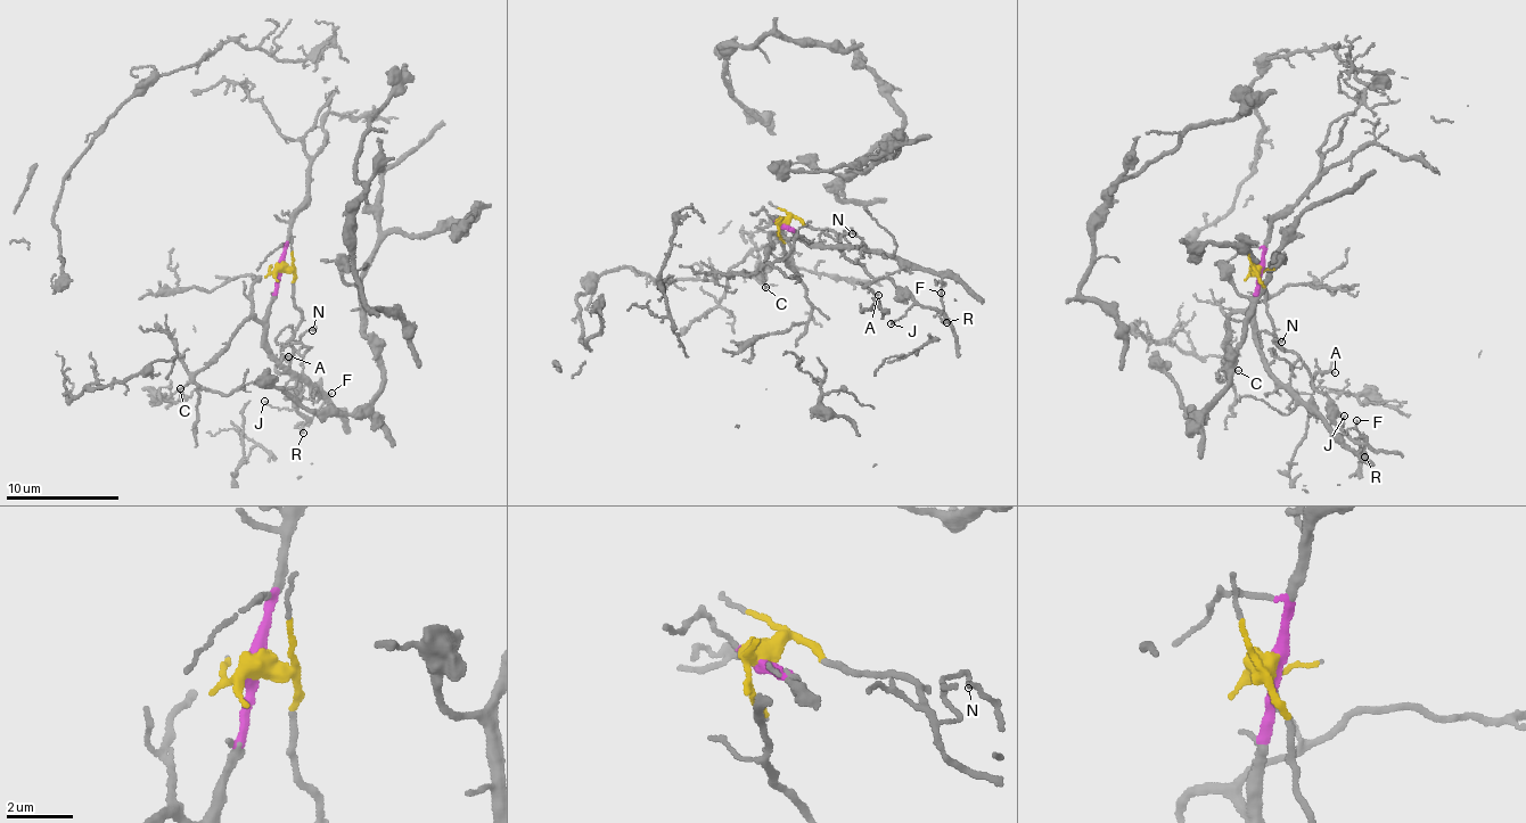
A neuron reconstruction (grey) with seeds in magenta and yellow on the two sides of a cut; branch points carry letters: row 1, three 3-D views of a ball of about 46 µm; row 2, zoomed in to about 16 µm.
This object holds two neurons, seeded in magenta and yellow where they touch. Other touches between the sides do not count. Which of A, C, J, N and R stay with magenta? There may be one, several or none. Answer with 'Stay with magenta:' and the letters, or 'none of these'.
Stay with magenta: C

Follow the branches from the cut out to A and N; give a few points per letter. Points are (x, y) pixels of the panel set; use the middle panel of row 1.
A: (784, 225), (793, 216), (821, 230), (833, 230), (843, 254), (872, 278), (864, 286), (878, 294)
N: (784, 225), (793, 216), (821, 230), (833, 230), (839, 239), (845, 229), (853, 235)

